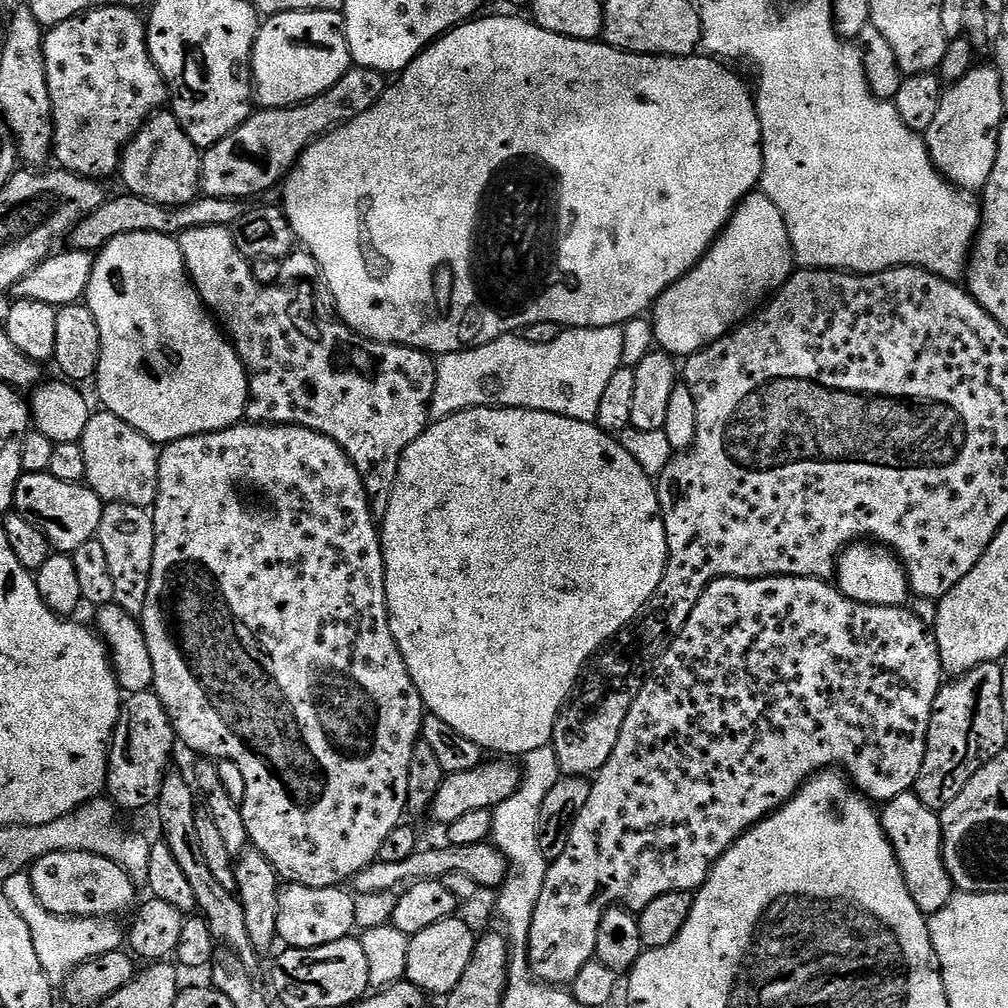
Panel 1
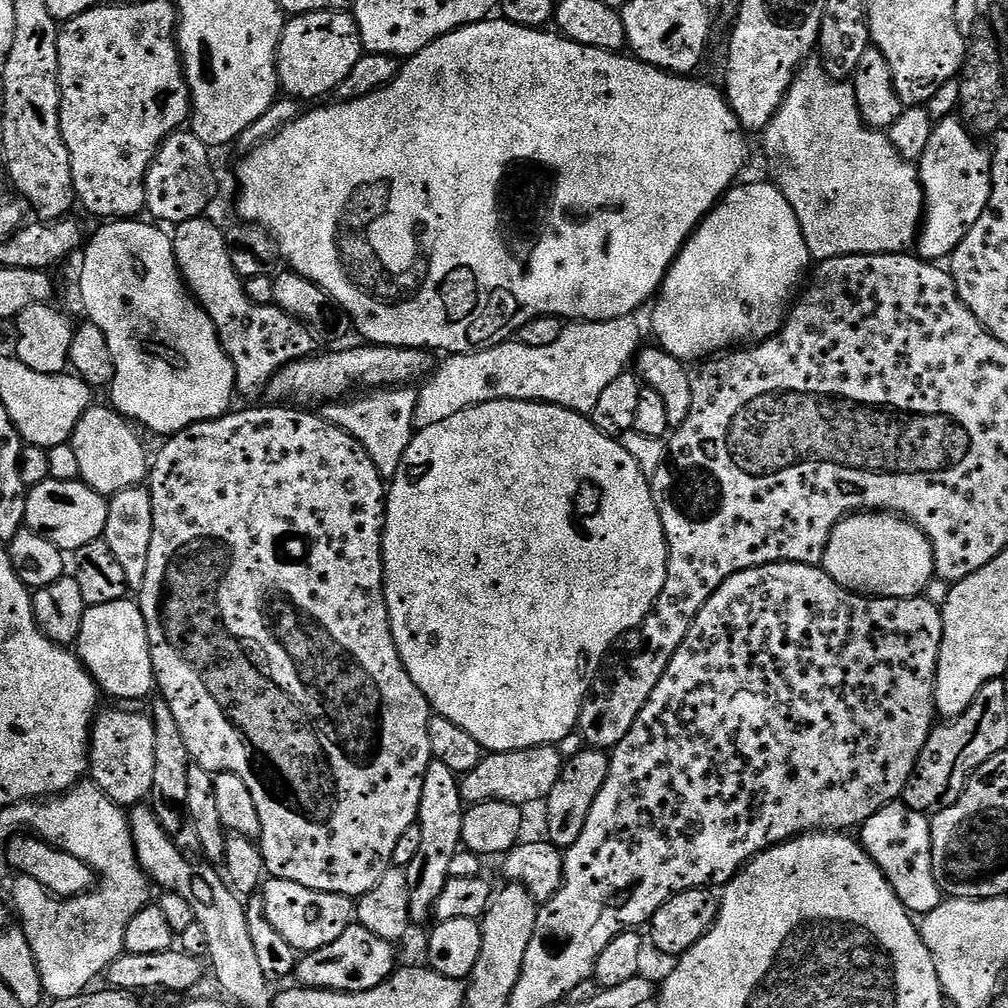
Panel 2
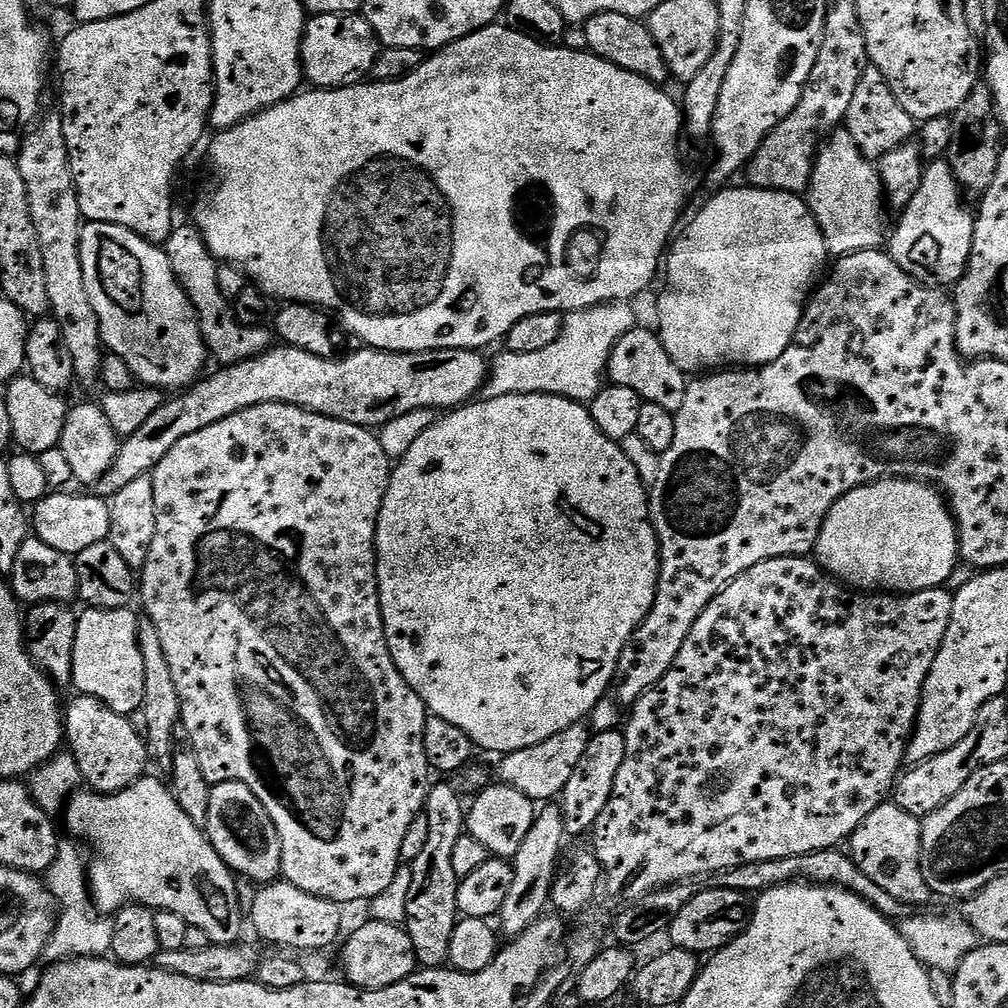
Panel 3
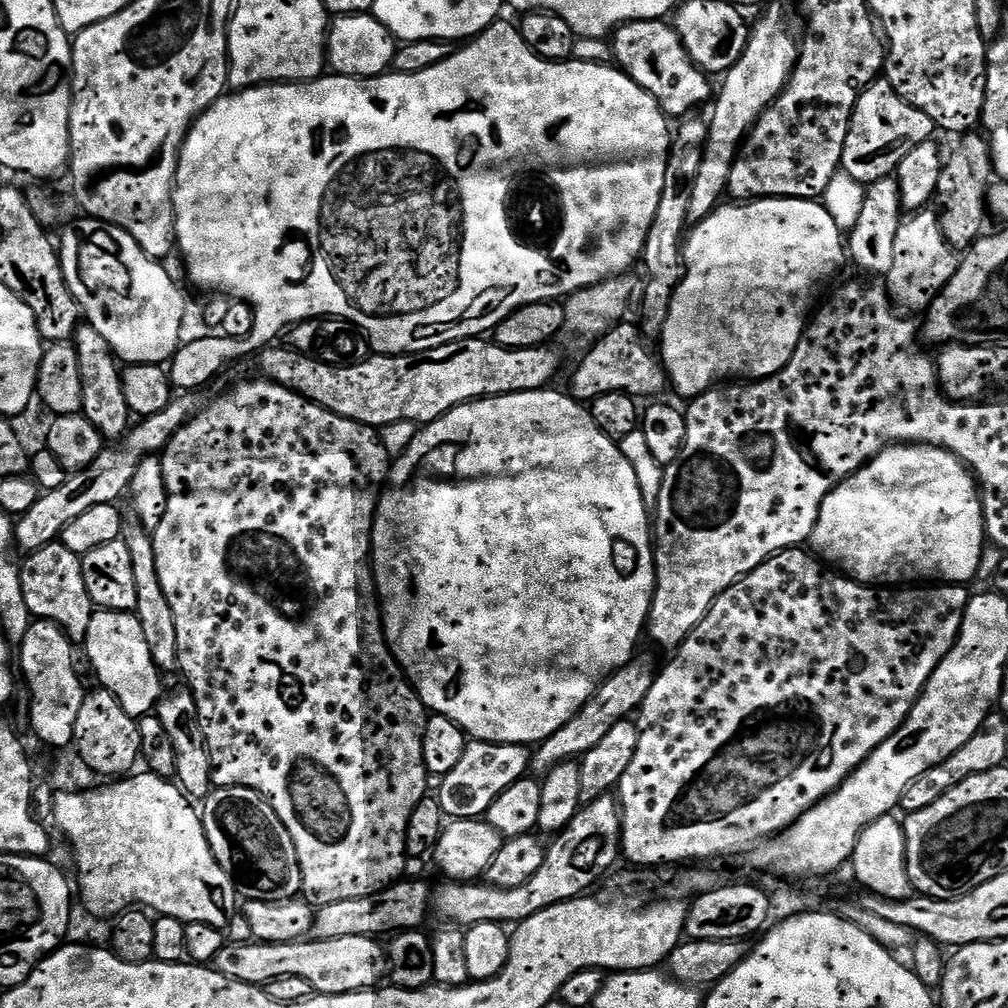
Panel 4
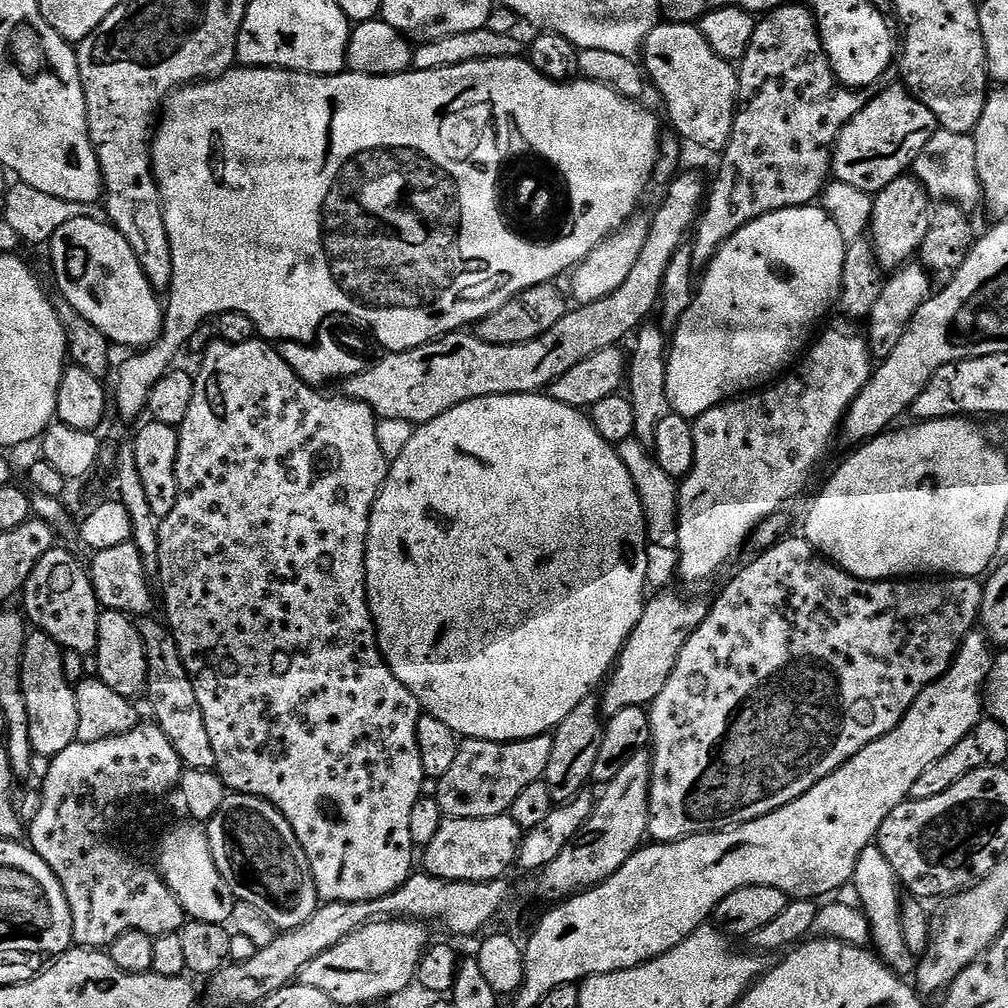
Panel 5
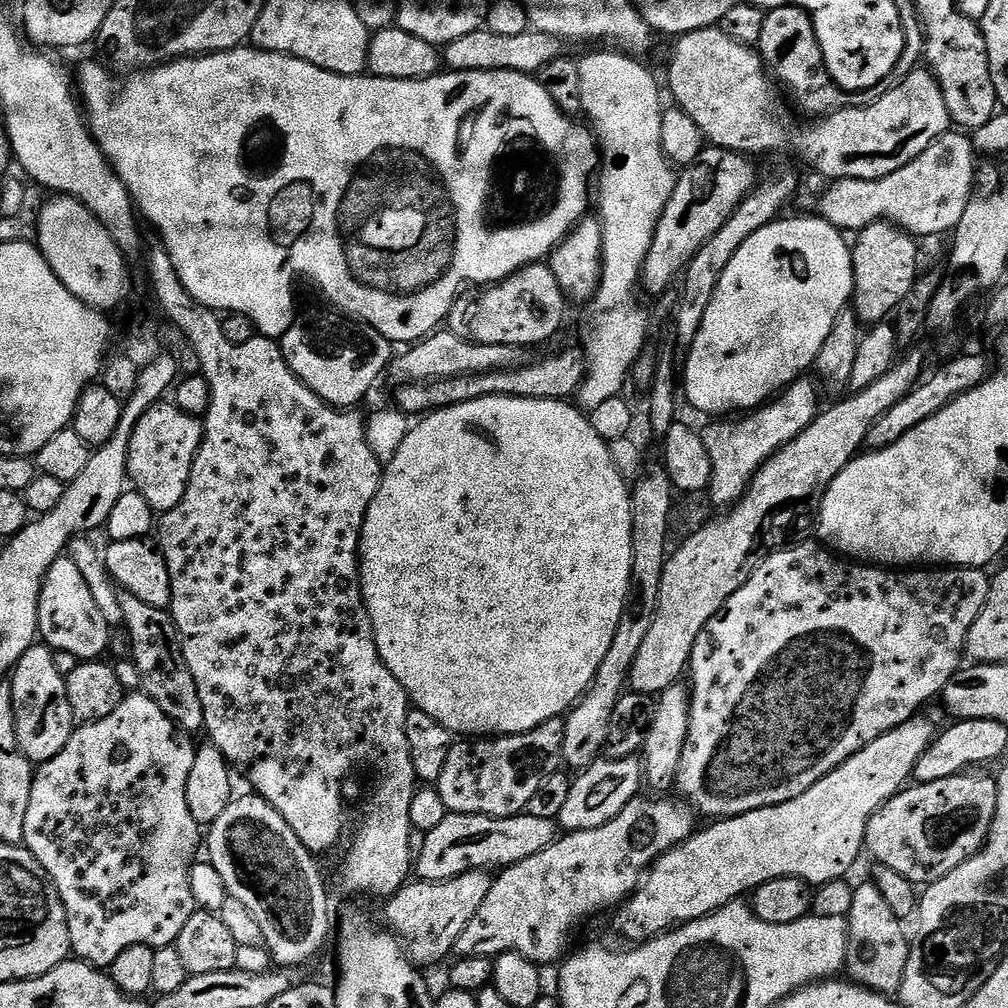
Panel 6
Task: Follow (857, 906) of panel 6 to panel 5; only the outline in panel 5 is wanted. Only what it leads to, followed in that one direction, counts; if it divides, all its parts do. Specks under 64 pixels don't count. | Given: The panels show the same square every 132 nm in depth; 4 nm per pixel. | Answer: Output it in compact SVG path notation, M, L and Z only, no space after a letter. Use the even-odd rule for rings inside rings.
M869 846L866 850L862 850L862 854L854 866L850 884L851 887L856 887L856 896L860 899L858 907L867 918L872 931L870 944L875 955L879 956L882 963L895 976L911 977L915 973L918 958L906 946L905 935L902 932L902 895L900 896L902 885L896 879L894 866L890 866L890 862L886 862L886 854L882 854L879 846Z

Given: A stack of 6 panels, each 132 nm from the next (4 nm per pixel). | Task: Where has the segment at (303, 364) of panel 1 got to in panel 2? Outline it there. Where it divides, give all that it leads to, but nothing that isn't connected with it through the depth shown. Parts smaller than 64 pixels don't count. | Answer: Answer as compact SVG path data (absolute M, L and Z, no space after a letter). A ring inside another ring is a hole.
M208 218L177 224L172 236L172 249L185 288L188 289L192 299L200 305L200 309L208 315L210 322L214 322L214 330L218 334L220 345L234 366L236 392L239 395L256 396L259 392L261 395L274 378L276 371L285 368L290 362L305 360L308 356L313 355L314 337L307 324L303 324L300 320L293 320L290 314L286 314L273 303L255 304L250 302L250 298L246 298L244 280L234 270L222 228L220 232L219 226L211 224ZM412 386L377 388L367 394L329 402L323 405L322 415L355 438L364 447L366 454L370 454L370 462L374 462L378 474L390 482L394 474L398 474L398 466L402 466L402 458L414 435L416 393L417 389Z

